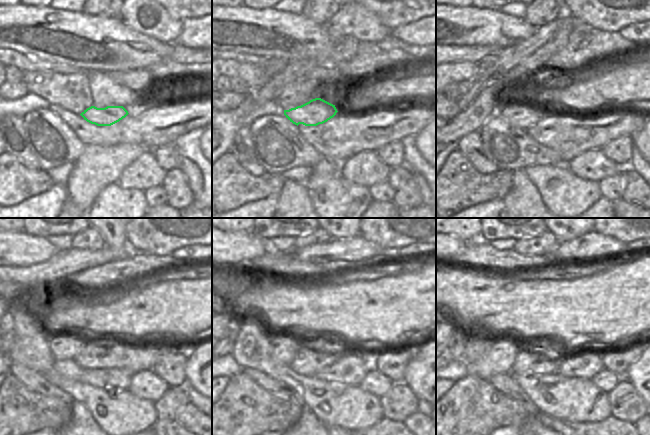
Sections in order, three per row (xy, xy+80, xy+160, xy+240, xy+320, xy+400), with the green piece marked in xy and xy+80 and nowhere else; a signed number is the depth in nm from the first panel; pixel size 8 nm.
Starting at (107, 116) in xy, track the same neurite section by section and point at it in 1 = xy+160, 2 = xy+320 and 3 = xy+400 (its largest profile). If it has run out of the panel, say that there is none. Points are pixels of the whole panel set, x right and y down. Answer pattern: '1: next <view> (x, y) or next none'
1: next xy+160 (523, 117)
2: next xy+320 (284, 346)
3: next xy+400 (500, 359)

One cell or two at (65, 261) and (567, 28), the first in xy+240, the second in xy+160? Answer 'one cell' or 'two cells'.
two cells

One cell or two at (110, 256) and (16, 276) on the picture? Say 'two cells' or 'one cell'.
one cell

